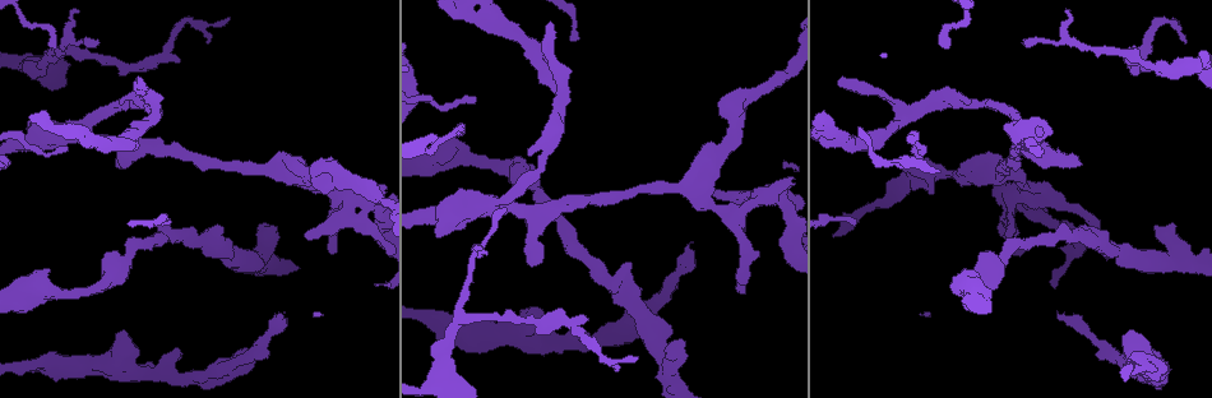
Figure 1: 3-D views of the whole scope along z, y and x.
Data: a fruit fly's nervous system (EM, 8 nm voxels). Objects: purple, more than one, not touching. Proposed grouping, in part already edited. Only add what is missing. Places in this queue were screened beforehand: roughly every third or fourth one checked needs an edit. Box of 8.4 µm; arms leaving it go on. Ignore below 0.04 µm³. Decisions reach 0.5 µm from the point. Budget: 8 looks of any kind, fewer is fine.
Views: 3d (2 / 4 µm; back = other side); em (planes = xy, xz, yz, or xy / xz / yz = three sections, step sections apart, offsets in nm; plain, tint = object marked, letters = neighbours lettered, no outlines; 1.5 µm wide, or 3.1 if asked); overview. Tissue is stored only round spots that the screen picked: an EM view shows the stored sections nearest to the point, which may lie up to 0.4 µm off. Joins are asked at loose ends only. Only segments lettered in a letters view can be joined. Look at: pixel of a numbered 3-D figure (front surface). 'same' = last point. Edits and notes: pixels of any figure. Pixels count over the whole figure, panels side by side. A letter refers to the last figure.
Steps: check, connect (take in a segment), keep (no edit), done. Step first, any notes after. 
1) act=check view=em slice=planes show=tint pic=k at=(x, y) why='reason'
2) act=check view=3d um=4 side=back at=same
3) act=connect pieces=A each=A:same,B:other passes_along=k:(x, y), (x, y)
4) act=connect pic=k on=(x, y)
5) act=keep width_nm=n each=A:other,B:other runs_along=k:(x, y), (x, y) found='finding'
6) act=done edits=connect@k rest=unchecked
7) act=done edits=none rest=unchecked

act=check view=em slice=planes show=letters pic=1 at=(282, 315) why='an open end'

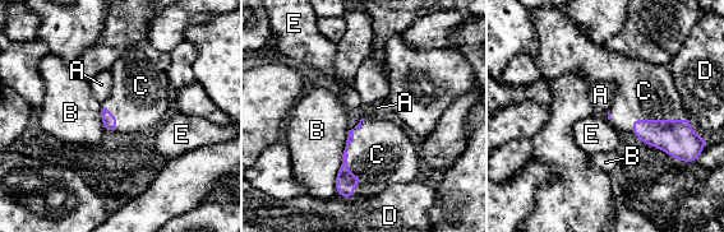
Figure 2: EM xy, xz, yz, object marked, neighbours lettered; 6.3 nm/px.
act=connect pieces=C longest_contact=C:500nm each=A:other,B:other,C:same,D:other,E:other found='the neuron continues'

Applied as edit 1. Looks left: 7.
act=check view=overview why='see it whole again'

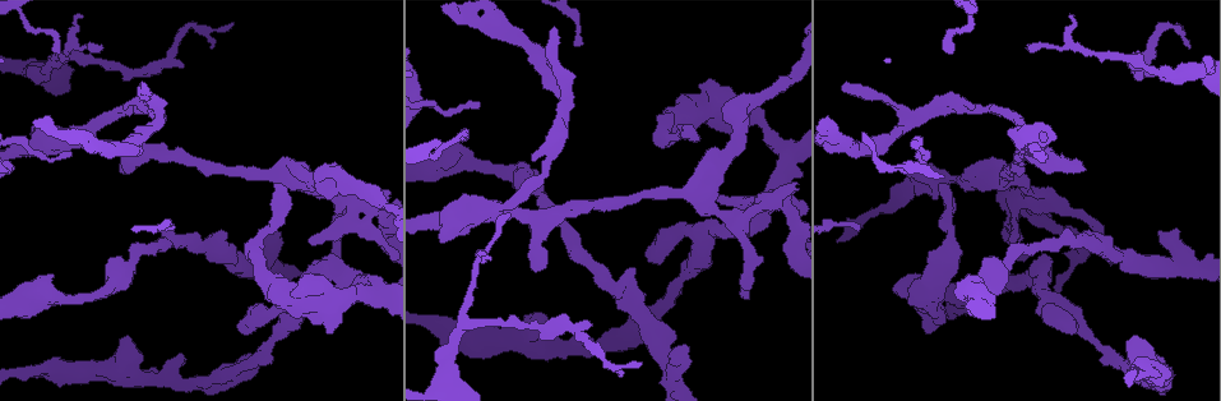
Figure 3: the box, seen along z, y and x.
act=check view=em slice=yz step=4 show=letters pic=3 at=(277, 232) why='stops while still wide'

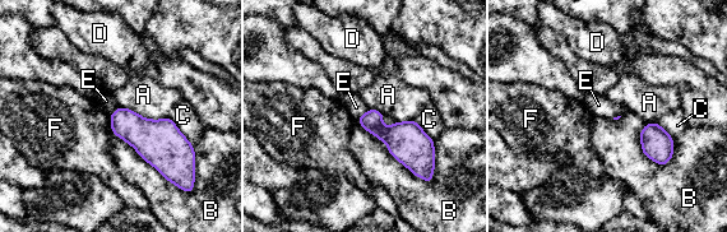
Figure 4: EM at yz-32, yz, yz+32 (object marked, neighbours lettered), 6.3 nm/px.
act=keep each=A:other,B:other,C:other,D:other,E:other,F:other border=4:(119, 106), (149, 119), (168, 117) found='no lettered segment goes on from it'

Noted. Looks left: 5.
act=done edits=connect@2 rest=unchecked

